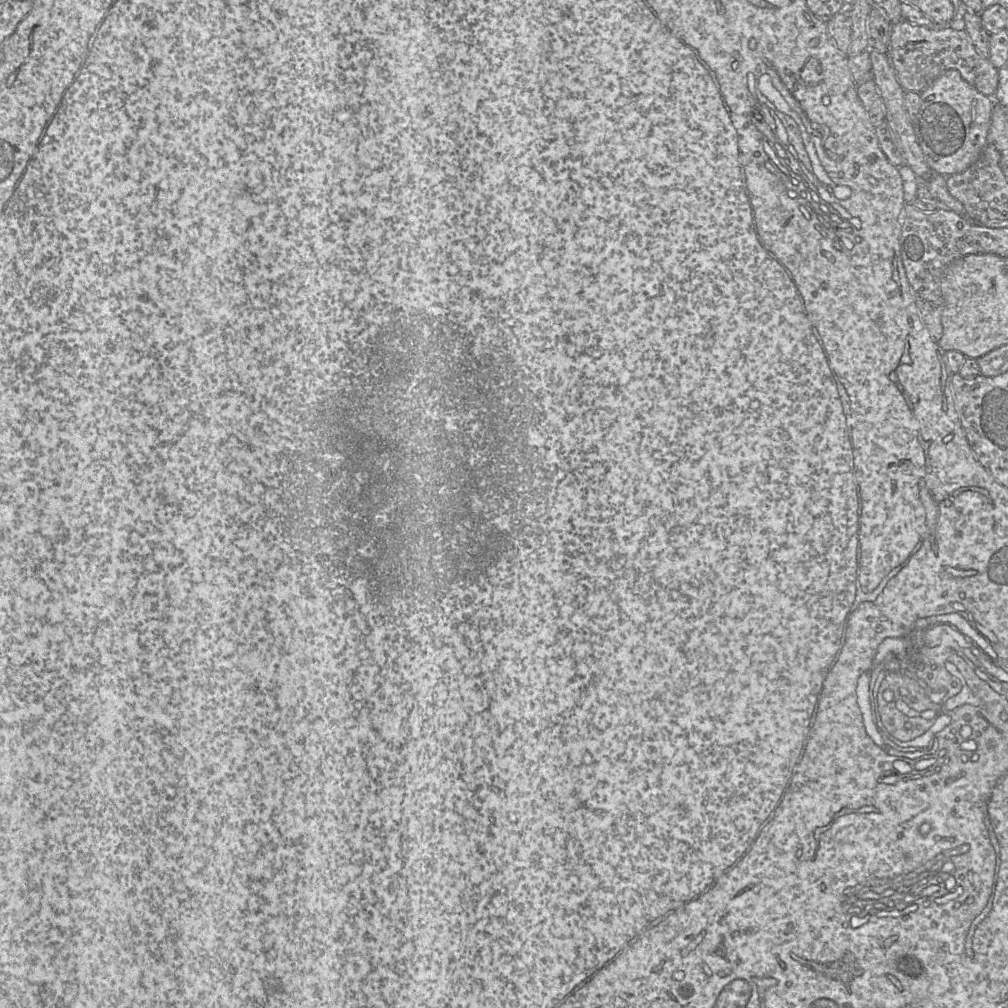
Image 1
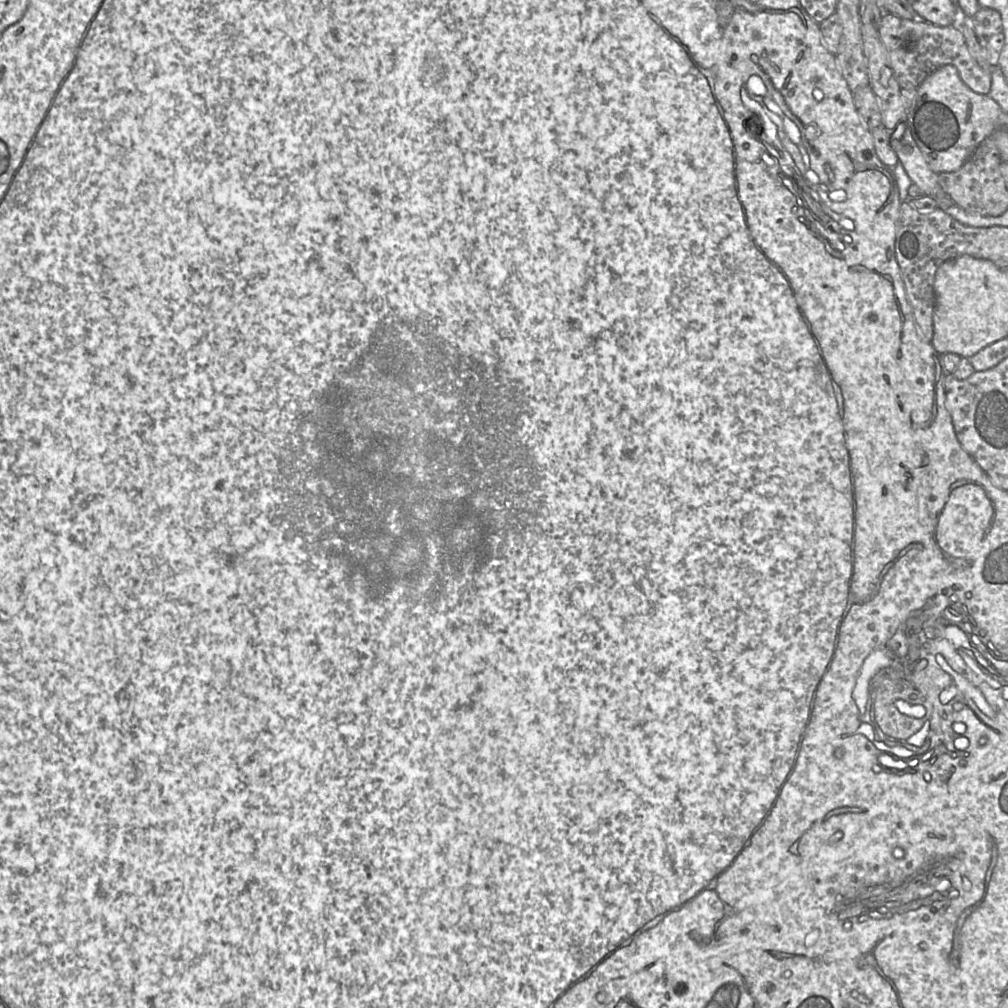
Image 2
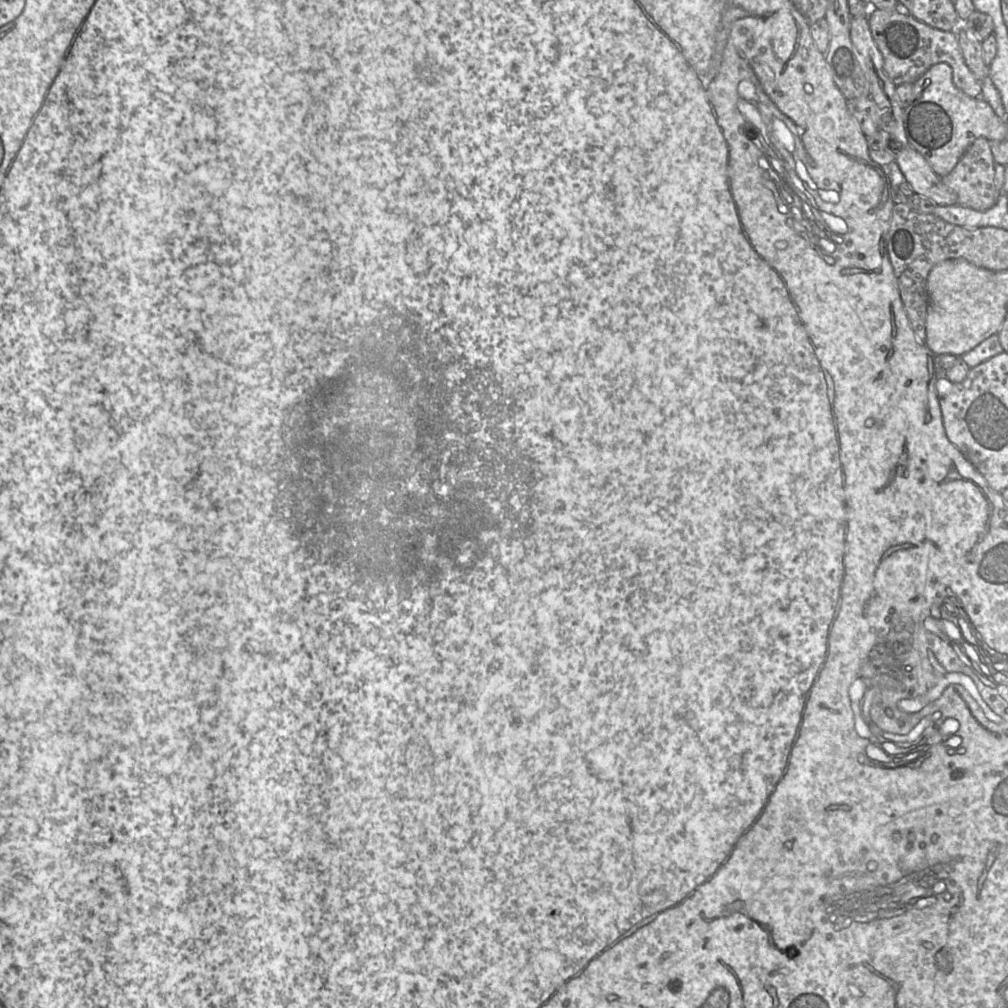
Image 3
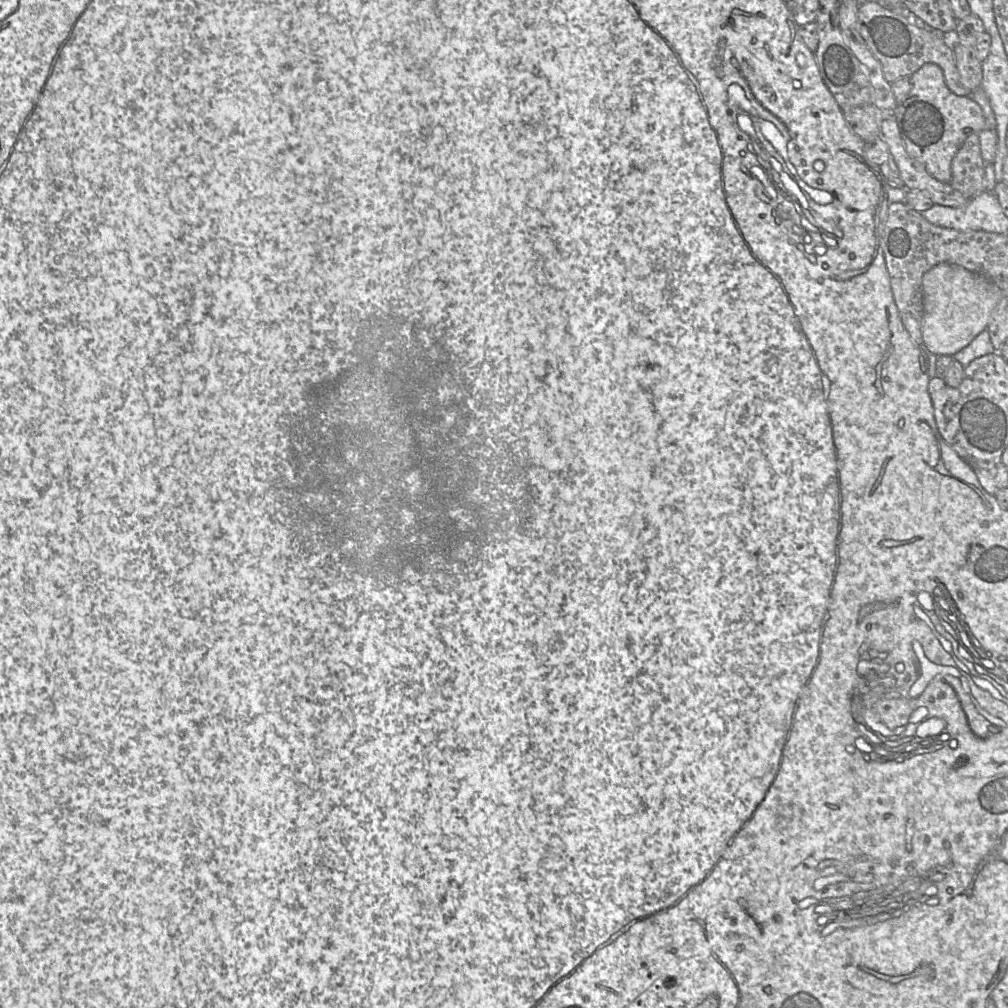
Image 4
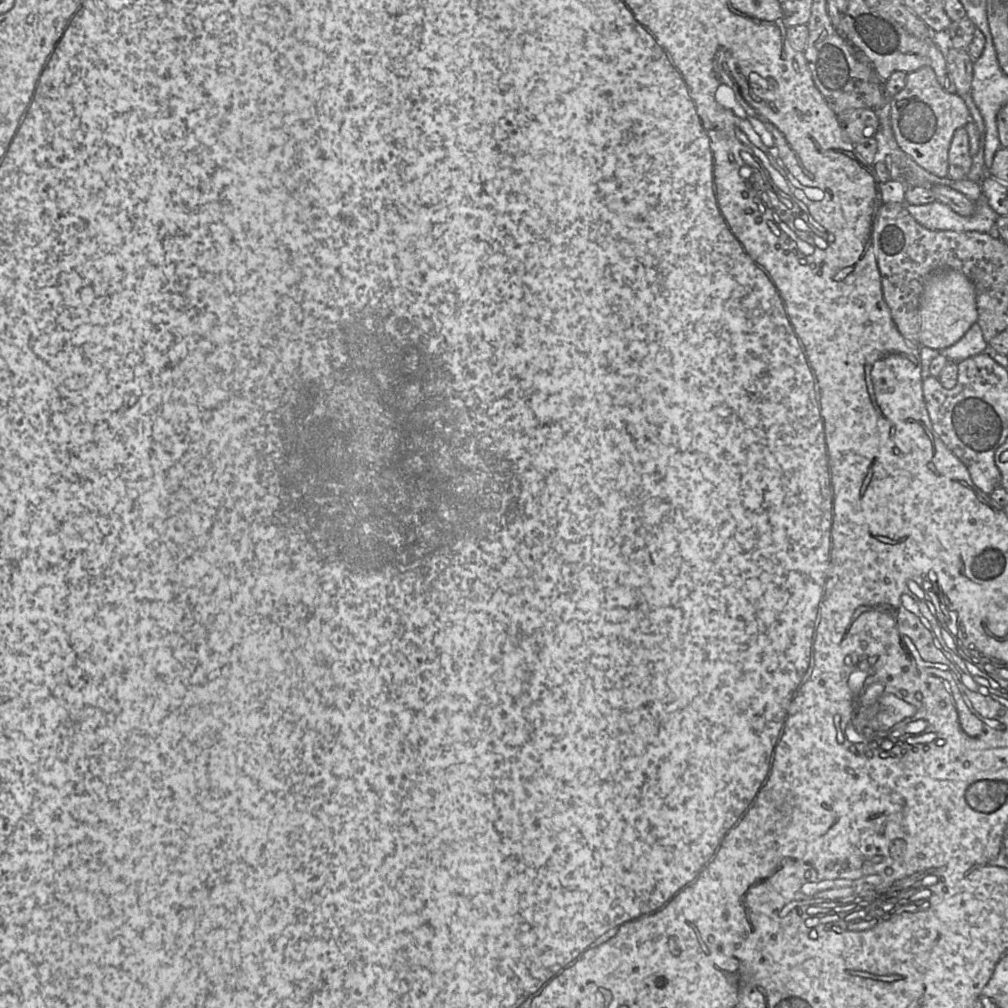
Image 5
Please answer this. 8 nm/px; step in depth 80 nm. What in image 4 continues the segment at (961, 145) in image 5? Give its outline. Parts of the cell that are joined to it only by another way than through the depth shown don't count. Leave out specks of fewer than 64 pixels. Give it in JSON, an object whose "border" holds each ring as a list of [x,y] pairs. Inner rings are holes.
{"border":[[[972,133],[953,157],[949,184],[972,200],[987,191],[986,166],[978,134]]]}

